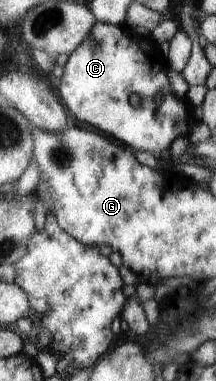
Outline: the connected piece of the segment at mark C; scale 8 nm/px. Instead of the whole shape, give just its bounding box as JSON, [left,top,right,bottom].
[57,23,199,157]

